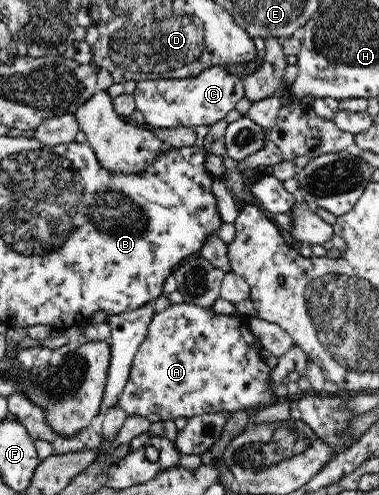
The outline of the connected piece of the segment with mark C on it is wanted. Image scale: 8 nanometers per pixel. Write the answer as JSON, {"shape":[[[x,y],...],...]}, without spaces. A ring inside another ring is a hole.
{"shape":[[[211,66],[194,78],[137,81],[133,97],[137,110],[146,119],[145,126],[152,130],[210,127],[236,109],[238,101],[245,97],[243,81],[243,77],[229,73],[222,66]]]}

